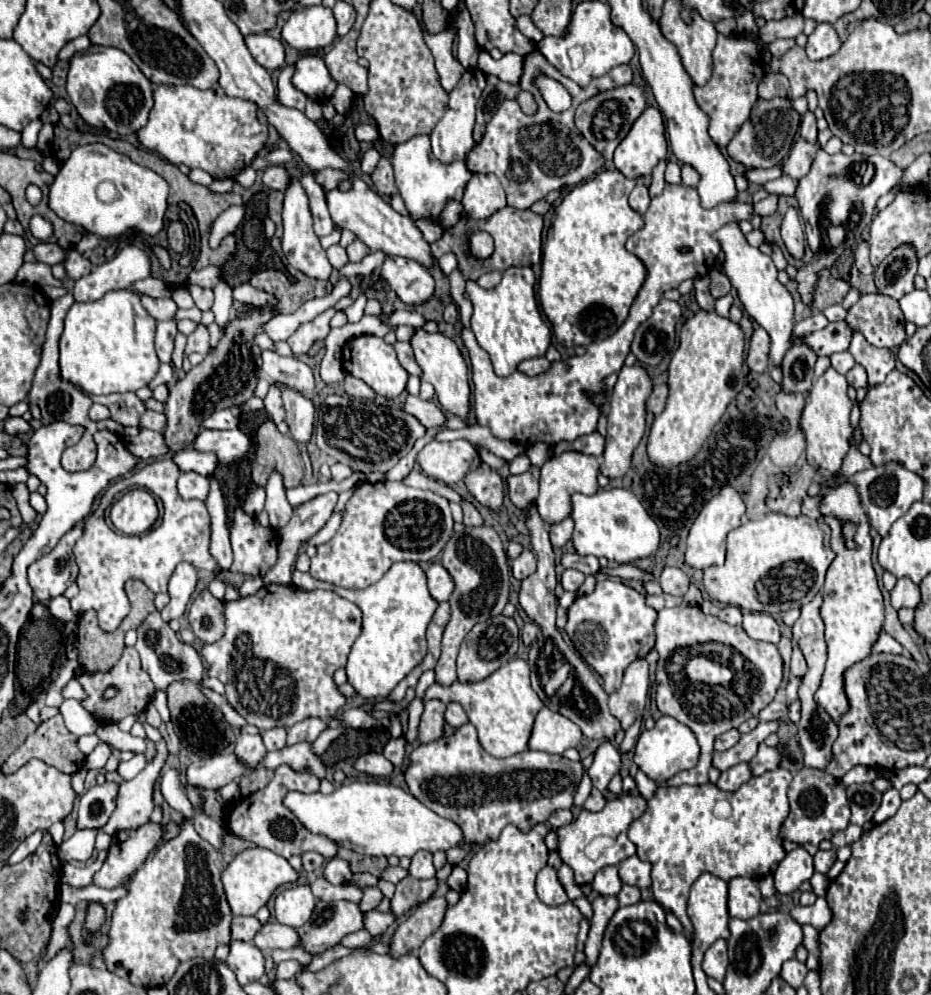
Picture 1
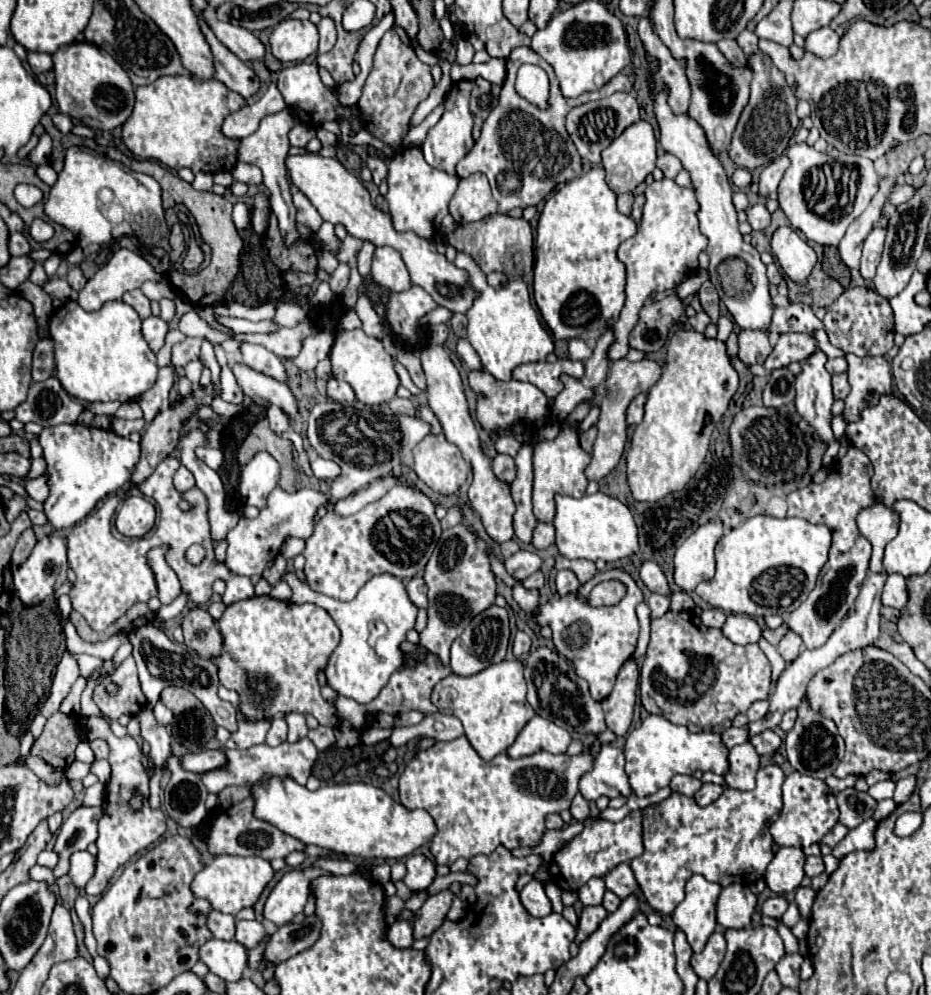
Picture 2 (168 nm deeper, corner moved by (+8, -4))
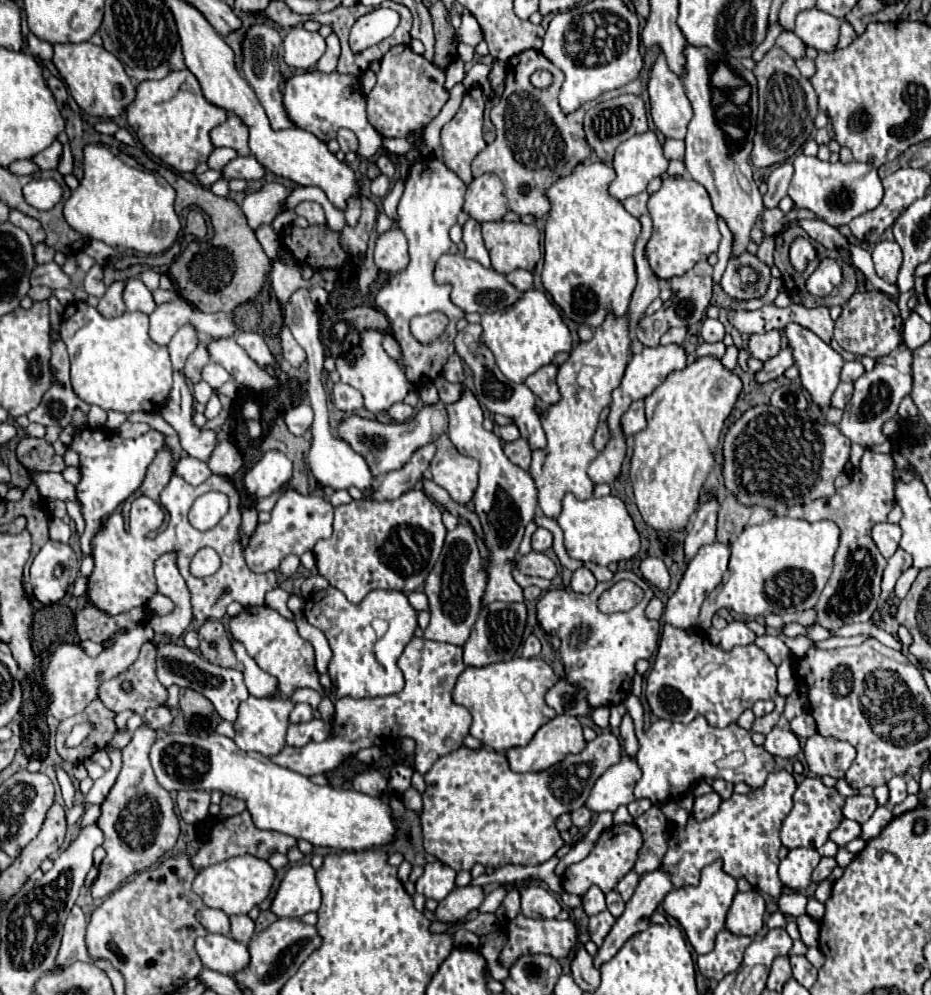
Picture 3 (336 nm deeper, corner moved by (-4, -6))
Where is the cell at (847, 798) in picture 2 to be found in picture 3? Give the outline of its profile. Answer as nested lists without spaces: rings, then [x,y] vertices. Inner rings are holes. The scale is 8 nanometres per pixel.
[[[855,795],[855,797],[847,797],[847,803],[843,807],[843,815],[847,819],[853,819],[857,823],[865,823],[873,811],[877,809],[877,799],[875,797],[863,797],[863,795]]]

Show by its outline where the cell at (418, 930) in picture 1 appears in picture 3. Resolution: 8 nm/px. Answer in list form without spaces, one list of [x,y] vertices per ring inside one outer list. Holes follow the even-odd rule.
[[[457,887],[443,901],[439,901],[435,917],[441,923],[455,923],[459,919],[465,919],[469,911],[477,909],[483,903],[483,897],[485,893],[481,887]]]

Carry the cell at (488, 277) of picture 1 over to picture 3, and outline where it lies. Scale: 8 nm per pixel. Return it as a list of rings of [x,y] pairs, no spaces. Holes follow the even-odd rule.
[[[517,269],[517,271],[511,271],[509,275],[505,275],[507,281],[517,289],[517,291],[527,291],[531,289],[533,285],[533,277],[529,271],[523,271],[523,269]]]

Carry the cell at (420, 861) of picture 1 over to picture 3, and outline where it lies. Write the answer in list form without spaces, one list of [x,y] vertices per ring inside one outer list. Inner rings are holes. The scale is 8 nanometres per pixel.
[[[441,861],[427,863],[423,875],[415,883],[417,893],[425,895],[427,899],[441,901],[455,889],[455,875],[457,873],[451,867],[445,867]]]

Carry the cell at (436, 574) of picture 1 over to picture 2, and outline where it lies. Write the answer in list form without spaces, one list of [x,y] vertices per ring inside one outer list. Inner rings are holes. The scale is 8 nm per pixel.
[[[413,577],[407,581],[405,591],[409,595],[409,599],[419,607],[419,609],[427,609],[427,585],[423,581],[423,577]]]

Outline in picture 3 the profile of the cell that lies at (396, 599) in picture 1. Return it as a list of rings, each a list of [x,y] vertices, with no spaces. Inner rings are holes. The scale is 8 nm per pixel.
[[[329,587],[321,599],[307,599],[305,617],[307,617],[307,621],[311,625],[315,625],[317,629],[321,629],[325,633],[325,637],[327,637],[331,649],[333,649],[333,659],[329,661],[329,677],[331,677],[333,687],[335,687],[333,689],[335,697],[343,697],[343,695],[349,695],[349,697],[355,697],[355,699],[383,697],[383,695],[399,693],[403,689],[403,675],[401,675],[401,669],[397,667],[397,659],[401,657],[405,643],[411,641],[411,637],[415,635],[415,629],[417,629],[417,611],[411,607],[411,603],[409,603],[409,599],[407,599],[407,595],[403,591],[375,589],[359,605],[353,605],[353,603],[349,603],[345,599],[345,595],[339,589]],[[375,617],[387,619],[389,627],[391,627],[391,661],[387,661],[387,667],[383,663],[379,663],[377,657],[375,657],[377,635],[375,635],[375,629],[371,627],[371,621]]]

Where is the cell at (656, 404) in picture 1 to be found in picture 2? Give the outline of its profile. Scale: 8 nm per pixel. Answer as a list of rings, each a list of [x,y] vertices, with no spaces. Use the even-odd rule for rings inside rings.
[[[641,393],[641,395],[637,395],[631,403],[629,403],[629,407],[627,407],[627,425],[629,427],[635,427],[641,419],[643,419],[643,405],[645,405],[645,395]]]

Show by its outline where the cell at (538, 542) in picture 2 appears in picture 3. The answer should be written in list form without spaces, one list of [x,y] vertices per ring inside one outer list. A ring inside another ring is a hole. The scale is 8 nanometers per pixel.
[[[539,527],[539,529],[533,533],[531,545],[533,545],[533,551],[547,551],[547,549],[551,549],[551,545],[553,545],[553,535],[551,535],[547,529]]]

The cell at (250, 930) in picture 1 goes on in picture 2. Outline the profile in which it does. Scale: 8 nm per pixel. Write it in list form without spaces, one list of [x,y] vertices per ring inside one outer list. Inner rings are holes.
[[[211,911],[207,917],[207,927],[213,933],[213,937],[231,941],[235,933],[235,917],[219,913],[219,911]]]

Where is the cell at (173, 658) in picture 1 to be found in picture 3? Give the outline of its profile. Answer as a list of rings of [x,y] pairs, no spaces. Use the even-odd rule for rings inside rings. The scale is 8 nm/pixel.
[[[165,643],[165,645],[157,645],[157,657],[155,657],[155,673],[157,679],[163,687],[189,687],[195,689],[197,693],[203,693],[215,707],[215,711],[225,719],[235,723],[237,719],[237,707],[241,701],[245,701],[249,697],[249,691],[243,683],[243,673],[237,669],[227,669],[227,667],[219,667],[209,663],[203,655],[187,649],[185,645],[177,645],[177,643]]]

